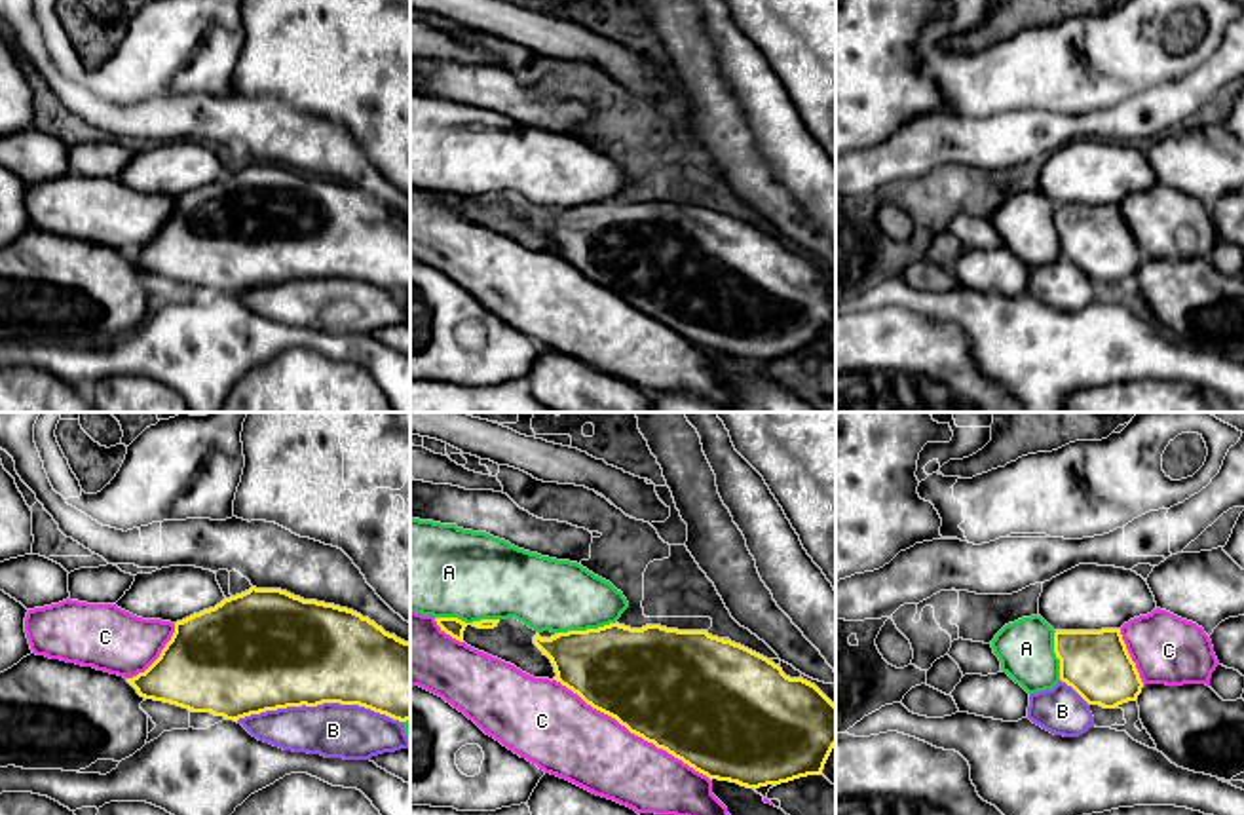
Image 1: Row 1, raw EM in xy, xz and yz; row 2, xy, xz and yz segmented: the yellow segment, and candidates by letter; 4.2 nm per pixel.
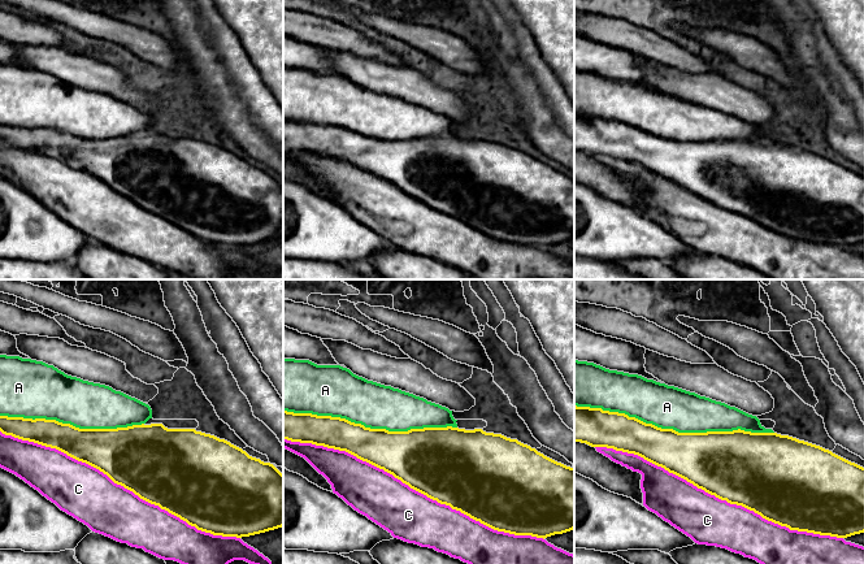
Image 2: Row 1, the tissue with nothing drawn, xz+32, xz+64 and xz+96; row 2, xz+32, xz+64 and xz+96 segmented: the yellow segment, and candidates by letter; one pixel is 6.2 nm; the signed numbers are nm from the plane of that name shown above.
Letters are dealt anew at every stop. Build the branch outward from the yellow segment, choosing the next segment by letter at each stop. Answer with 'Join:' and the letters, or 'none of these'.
Join: none of these

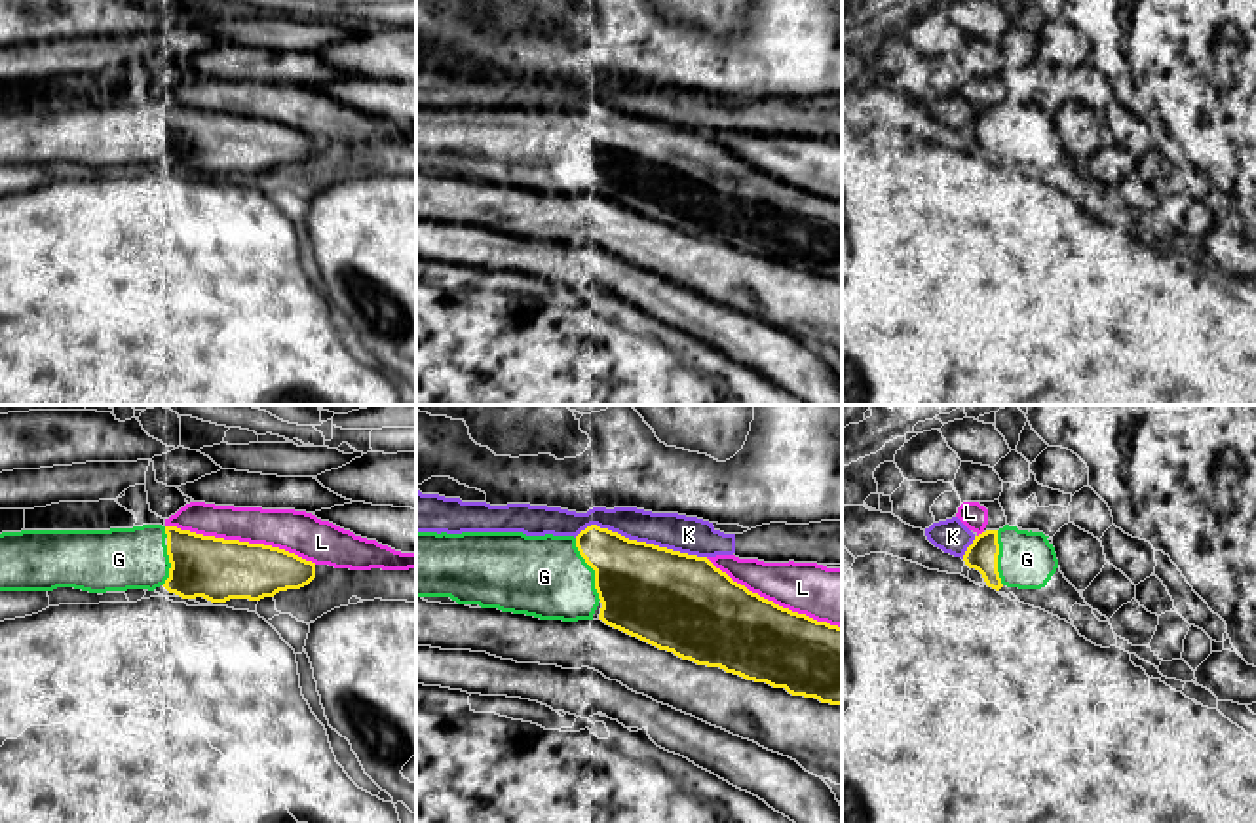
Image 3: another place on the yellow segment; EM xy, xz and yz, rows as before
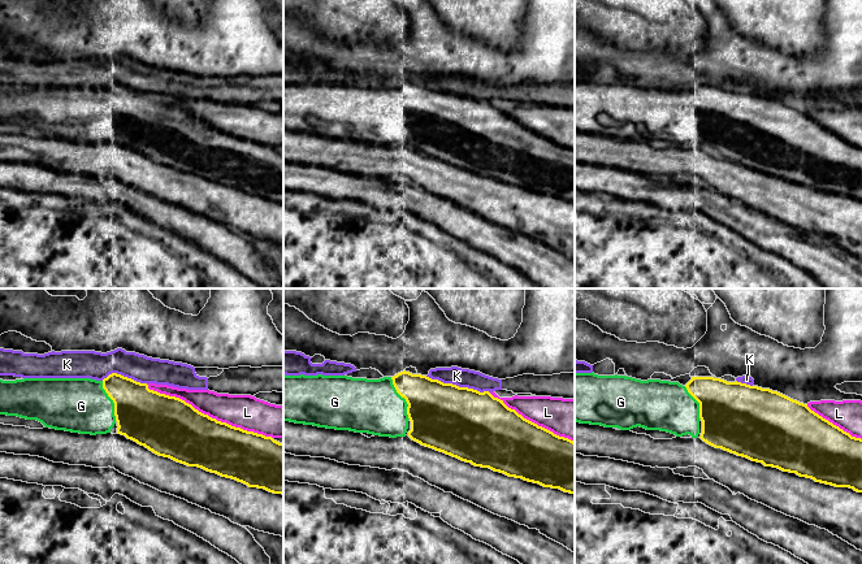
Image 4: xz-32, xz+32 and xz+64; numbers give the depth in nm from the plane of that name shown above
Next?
Join: G

